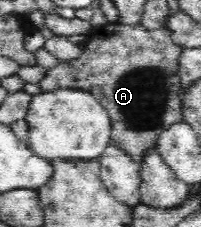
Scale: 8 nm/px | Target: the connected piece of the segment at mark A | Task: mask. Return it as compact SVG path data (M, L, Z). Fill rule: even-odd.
M108 22L102 28L94 29L84 45L80 57L74 60L60 60L57 66L48 69L39 87L42 92L70 88L86 91L94 96L108 112L111 121L110 146L118 147L136 163L141 164L147 154L156 149L162 131L183 121L183 89L179 68L183 48L173 43L173 32L168 28L151 30L140 23L121 25L118 22Z

